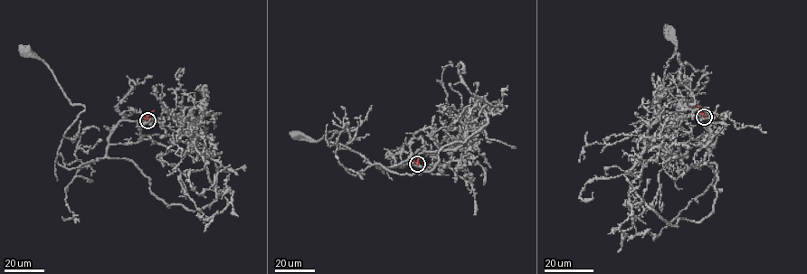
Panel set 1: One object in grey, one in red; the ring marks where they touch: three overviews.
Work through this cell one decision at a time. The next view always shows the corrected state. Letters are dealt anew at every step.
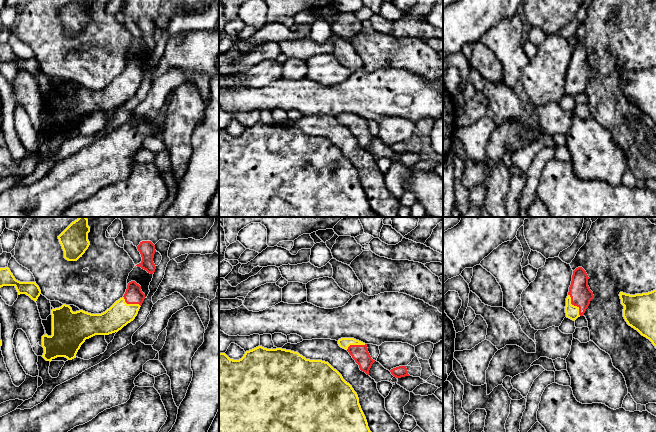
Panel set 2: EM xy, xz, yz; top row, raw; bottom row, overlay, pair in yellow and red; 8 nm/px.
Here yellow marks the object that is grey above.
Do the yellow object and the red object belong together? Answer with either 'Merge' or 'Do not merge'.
Merge

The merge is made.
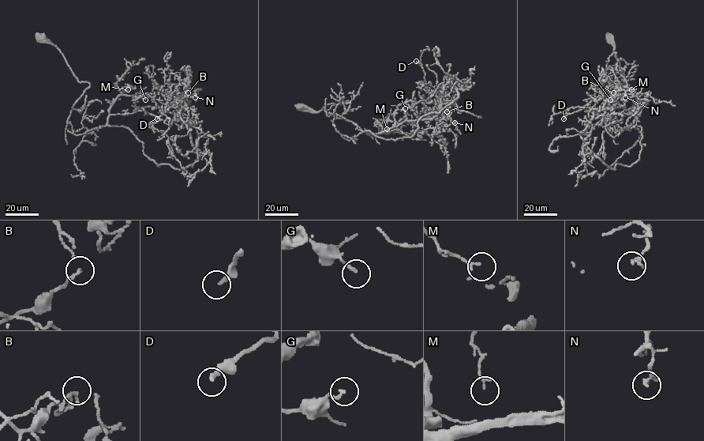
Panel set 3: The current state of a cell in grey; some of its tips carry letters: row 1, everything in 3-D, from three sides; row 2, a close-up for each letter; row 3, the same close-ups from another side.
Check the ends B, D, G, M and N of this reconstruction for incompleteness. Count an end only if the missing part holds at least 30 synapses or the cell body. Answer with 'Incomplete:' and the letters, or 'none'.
Incomplete: D

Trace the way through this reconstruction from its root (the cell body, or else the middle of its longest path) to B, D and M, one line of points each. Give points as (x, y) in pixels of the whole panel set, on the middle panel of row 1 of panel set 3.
B: (301, 107), (318, 111), (348, 100), (326, 112), (368, 133), (423, 132), (431, 112), (447, 111)
D: (301, 107), (318, 111), (348, 100), (326, 112), (368, 133), (423, 132), (438, 107), (416, 61)
M: (301, 107), (318, 111), (348, 100), (326, 112), (368, 133), (378, 133), (385, 122), (387, 129)

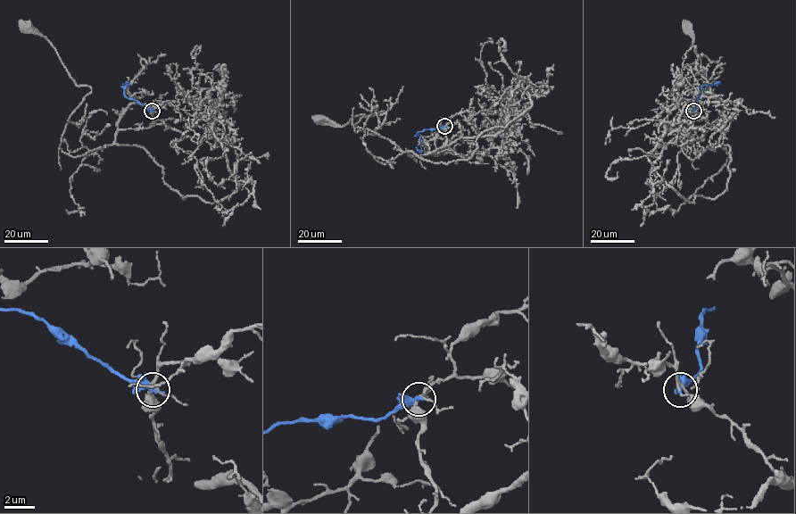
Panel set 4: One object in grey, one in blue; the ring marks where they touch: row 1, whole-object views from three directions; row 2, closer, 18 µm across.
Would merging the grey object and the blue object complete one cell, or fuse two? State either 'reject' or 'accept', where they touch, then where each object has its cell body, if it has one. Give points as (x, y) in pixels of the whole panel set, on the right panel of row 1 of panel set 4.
reject; place (693, 111); soma grey (687, 27); soma blue none

